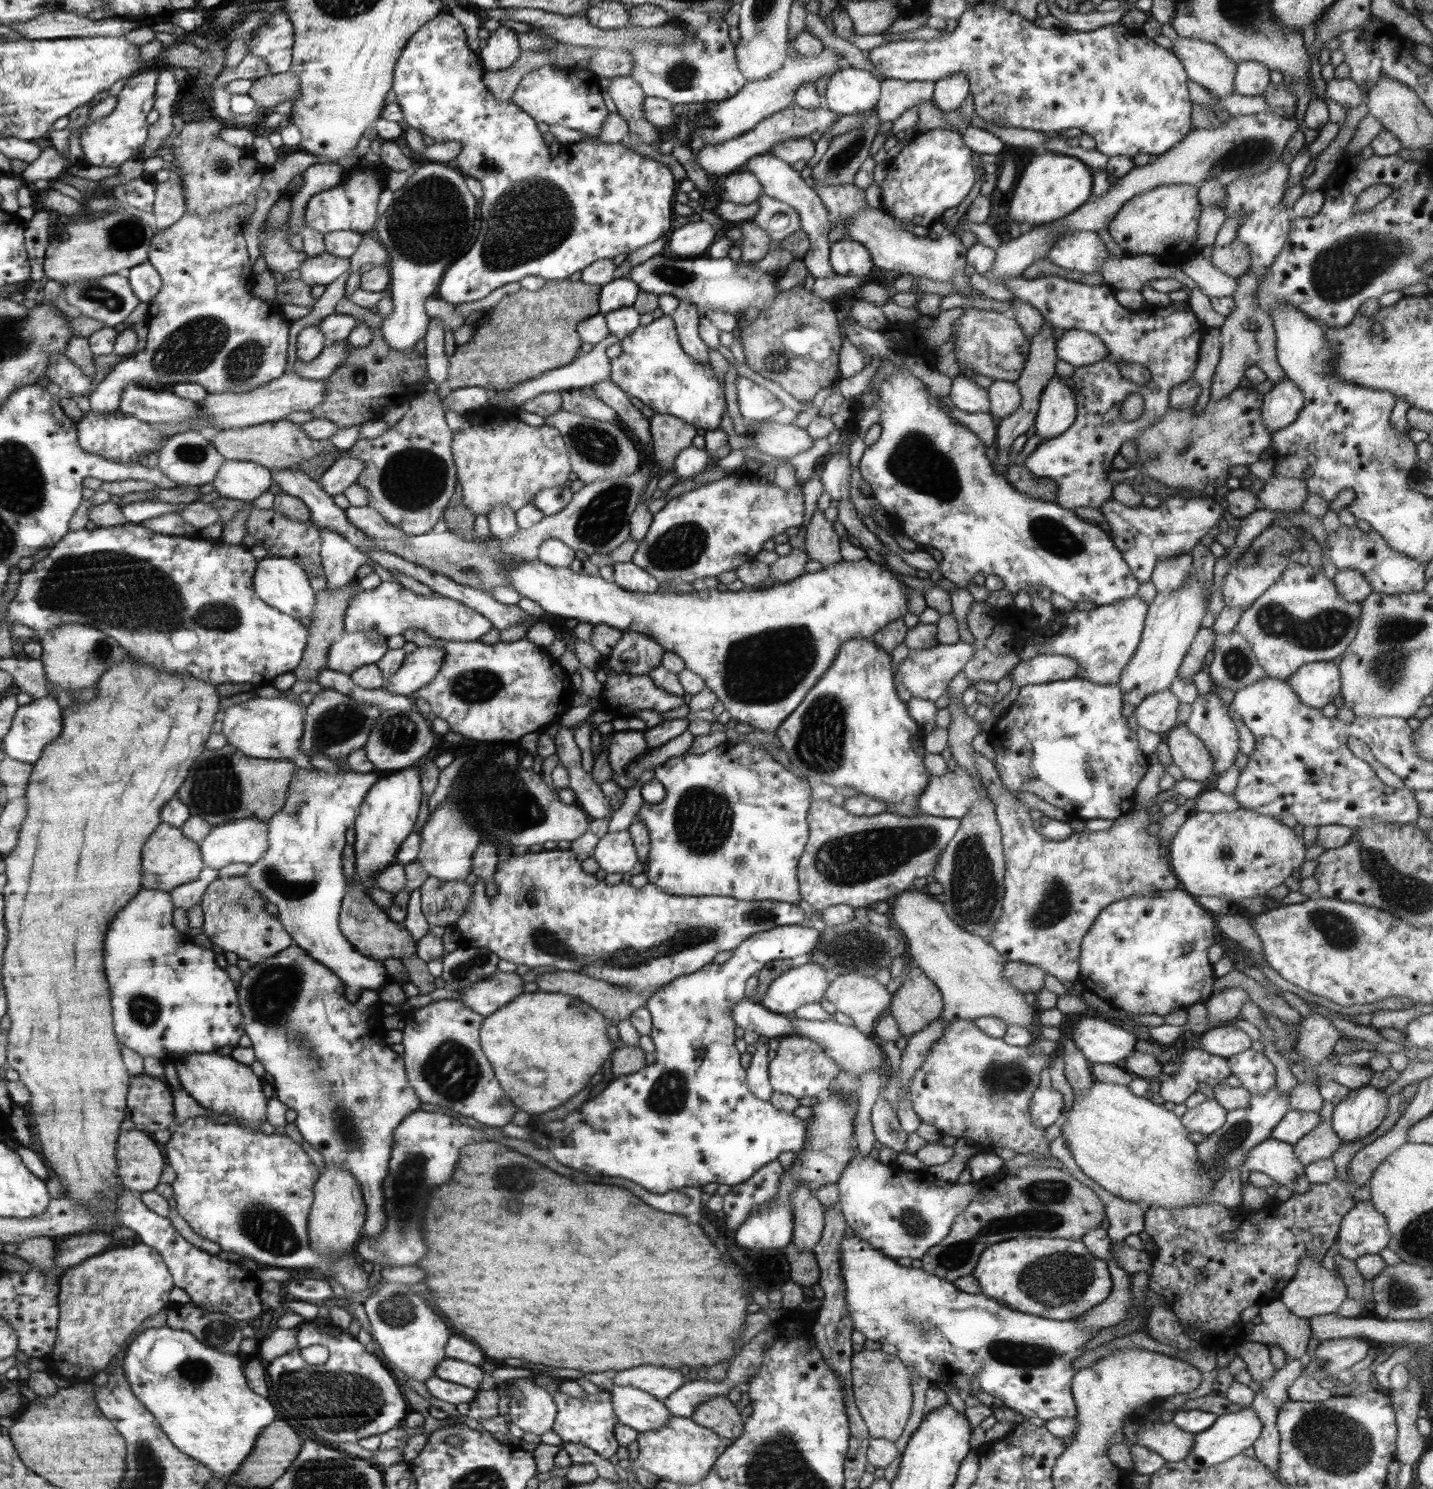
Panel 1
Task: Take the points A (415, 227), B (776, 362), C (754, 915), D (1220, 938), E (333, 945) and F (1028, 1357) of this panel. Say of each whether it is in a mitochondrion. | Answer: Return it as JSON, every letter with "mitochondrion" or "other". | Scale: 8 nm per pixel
{"A":"mitochondrion","B":"mitochondrion","C":"mitochondrion","D":"other","E":"other","F":"mitochondrion"}

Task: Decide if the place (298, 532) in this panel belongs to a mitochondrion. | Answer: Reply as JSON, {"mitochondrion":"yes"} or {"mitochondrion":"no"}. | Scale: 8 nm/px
{"mitochondrion":"yes"}

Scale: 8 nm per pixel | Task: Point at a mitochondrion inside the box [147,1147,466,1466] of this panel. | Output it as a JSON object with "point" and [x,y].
{"point":[350,1398]}

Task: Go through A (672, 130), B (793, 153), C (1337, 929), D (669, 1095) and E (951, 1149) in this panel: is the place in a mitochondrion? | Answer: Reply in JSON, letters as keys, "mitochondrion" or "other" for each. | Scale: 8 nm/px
{"A":"other","B":"other","C":"mitochondrion","D":"mitochondrion","E":"other"}

